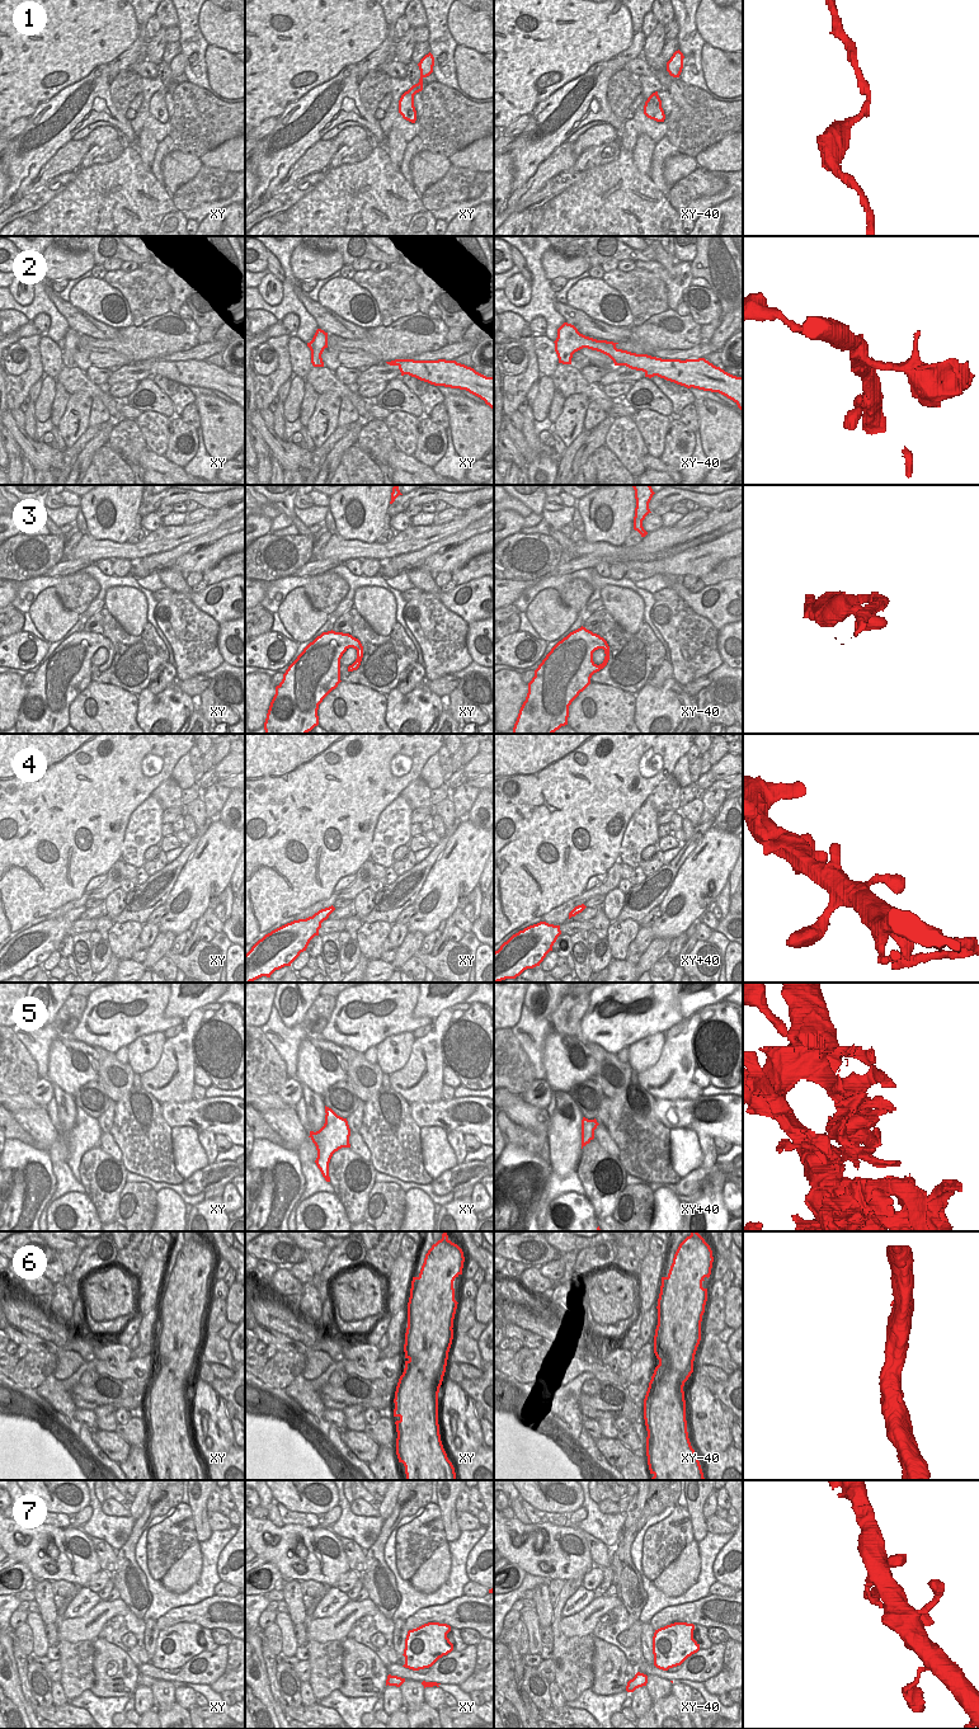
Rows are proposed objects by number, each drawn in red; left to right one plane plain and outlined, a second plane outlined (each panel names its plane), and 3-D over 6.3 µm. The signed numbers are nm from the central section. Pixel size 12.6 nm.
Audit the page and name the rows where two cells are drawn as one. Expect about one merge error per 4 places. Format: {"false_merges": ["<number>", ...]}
{"false_merges": ["5"]}

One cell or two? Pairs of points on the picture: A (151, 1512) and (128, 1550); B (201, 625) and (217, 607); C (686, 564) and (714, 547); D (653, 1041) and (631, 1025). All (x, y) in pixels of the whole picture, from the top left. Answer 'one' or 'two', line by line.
A: one
B: two
C: one
D: two

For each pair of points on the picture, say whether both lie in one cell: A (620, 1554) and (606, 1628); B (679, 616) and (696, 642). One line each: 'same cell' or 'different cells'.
A: different cells
B: same cell

